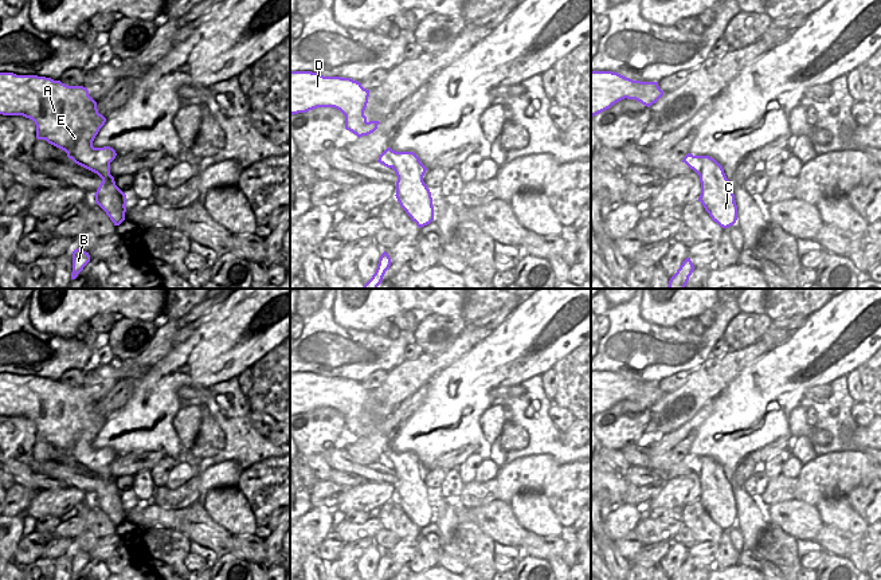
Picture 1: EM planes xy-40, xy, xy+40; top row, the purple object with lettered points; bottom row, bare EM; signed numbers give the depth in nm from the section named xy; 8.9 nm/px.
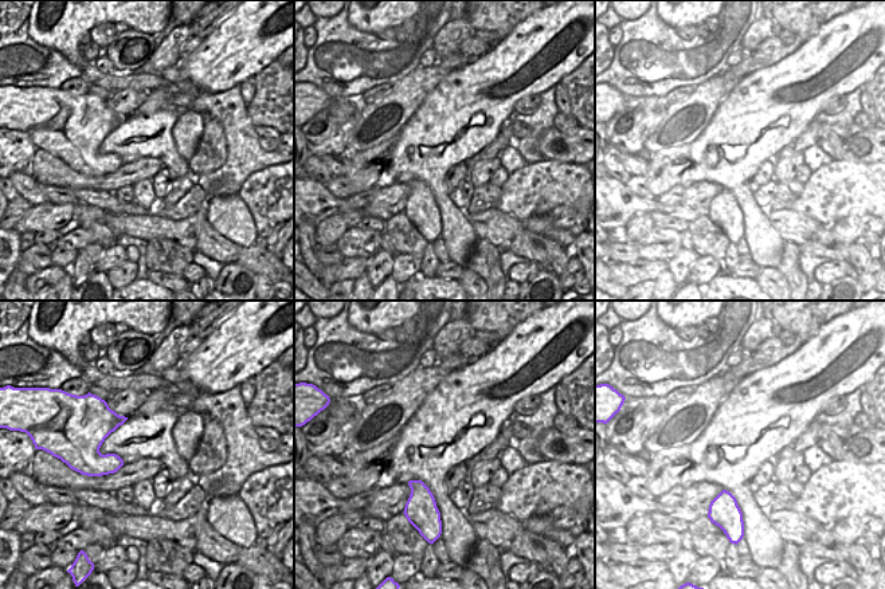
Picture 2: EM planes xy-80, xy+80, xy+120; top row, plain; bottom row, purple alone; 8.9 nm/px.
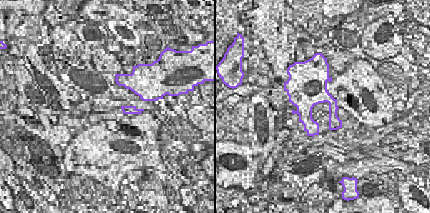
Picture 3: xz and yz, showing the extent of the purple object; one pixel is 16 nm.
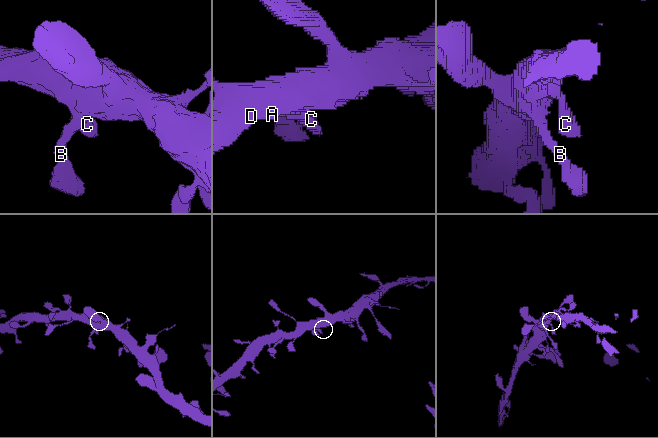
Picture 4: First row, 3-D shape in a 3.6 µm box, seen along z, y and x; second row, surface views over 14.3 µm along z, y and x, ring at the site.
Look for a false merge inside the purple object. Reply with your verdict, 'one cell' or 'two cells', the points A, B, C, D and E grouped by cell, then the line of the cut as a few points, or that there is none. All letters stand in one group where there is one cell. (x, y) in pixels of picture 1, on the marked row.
one cell | A B C D E | no cut

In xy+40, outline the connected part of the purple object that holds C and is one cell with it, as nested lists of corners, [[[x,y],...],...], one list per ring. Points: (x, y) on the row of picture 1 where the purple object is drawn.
[[[688,153],[682,162],[700,176],[701,195],[698,201],[704,205],[713,222],[728,228],[737,220],[733,185],[727,179],[723,166],[709,156]]]

